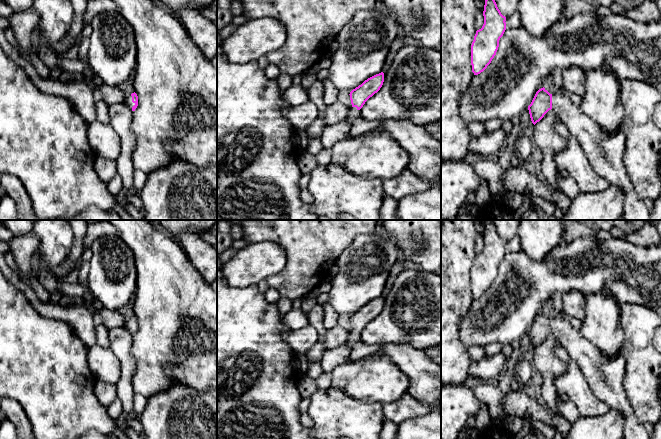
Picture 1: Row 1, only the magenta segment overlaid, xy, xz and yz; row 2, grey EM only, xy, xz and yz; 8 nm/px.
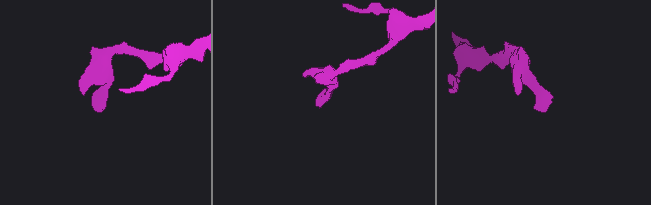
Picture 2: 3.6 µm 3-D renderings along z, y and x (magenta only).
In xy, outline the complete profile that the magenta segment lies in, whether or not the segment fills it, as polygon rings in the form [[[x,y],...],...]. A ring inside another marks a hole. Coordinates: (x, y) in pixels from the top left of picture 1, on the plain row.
[[[134,316],[131,319],[129,319],[127,321],[127,325],[125,326],[126,329],[132,334],[135,335],[135,333],[138,330],[138,320],[137,318]]]

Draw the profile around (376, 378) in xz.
[[[379,355],[345,362],[331,374],[333,387],[367,403],[395,402],[408,392],[411,384],[410,378],[397,365]]]

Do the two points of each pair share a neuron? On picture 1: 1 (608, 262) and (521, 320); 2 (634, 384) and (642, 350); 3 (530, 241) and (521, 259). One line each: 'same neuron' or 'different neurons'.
1: same neuron
2: same neuron
3: different neurons

